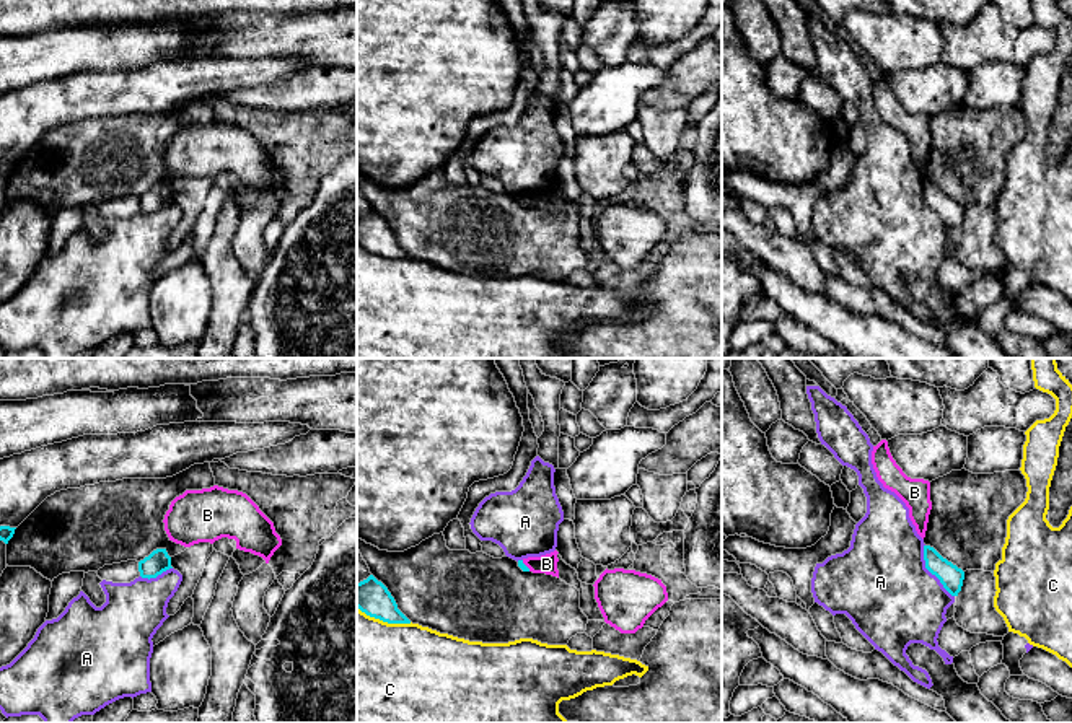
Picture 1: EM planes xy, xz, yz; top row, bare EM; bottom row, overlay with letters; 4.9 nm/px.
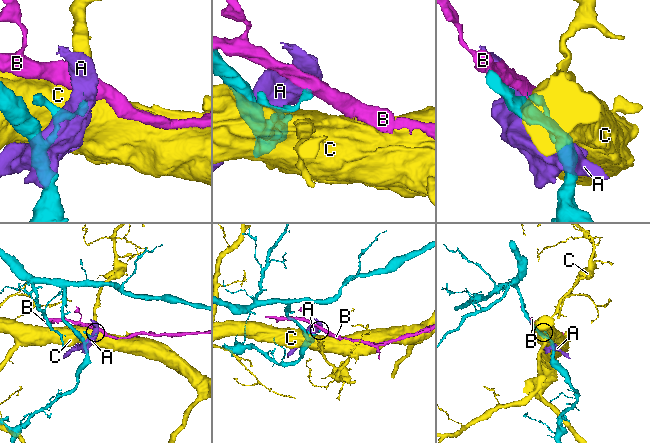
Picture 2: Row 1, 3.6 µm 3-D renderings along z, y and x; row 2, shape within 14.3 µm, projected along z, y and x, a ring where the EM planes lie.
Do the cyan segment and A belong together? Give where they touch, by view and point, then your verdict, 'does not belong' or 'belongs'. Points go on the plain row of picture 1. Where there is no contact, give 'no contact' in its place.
yz (929, 205) | does not belong

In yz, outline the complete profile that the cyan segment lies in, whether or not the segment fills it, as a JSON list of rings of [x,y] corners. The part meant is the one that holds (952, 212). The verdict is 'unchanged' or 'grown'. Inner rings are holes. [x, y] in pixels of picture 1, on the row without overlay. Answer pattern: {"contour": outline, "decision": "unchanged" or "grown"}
{"contour": [[[924,181],[925,204],[935,210],[943,223],[951,230],[958,231],[963,221],[964,207],[943,194],[934,182]]], "decision": "unchanged"}

